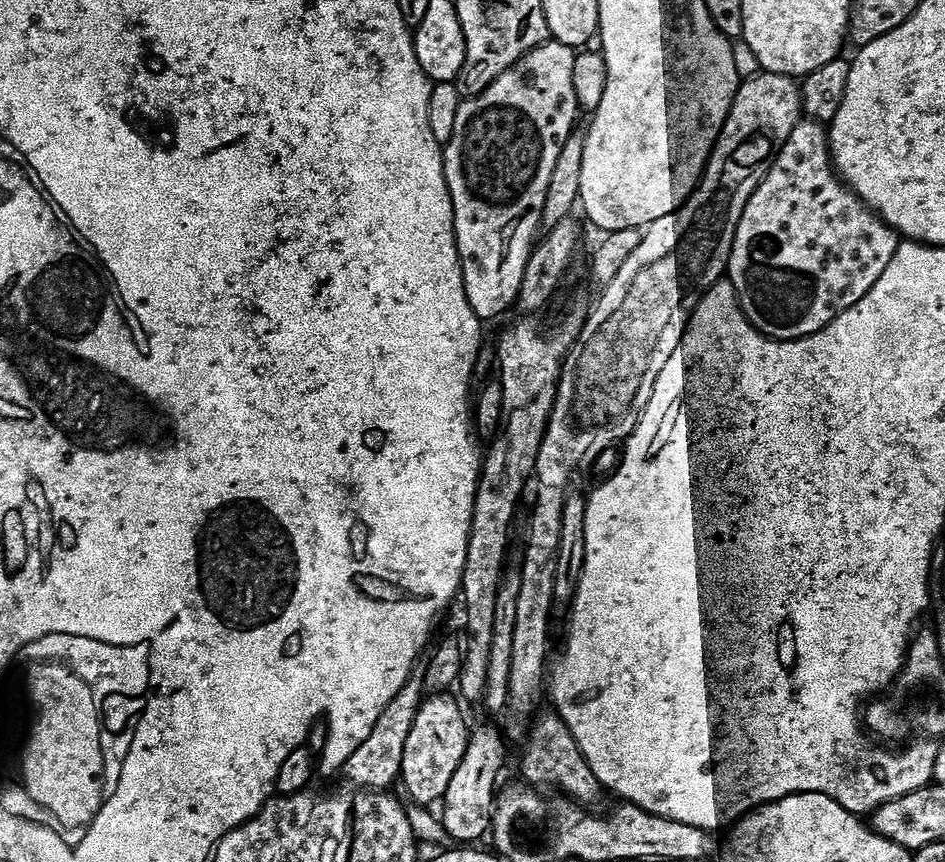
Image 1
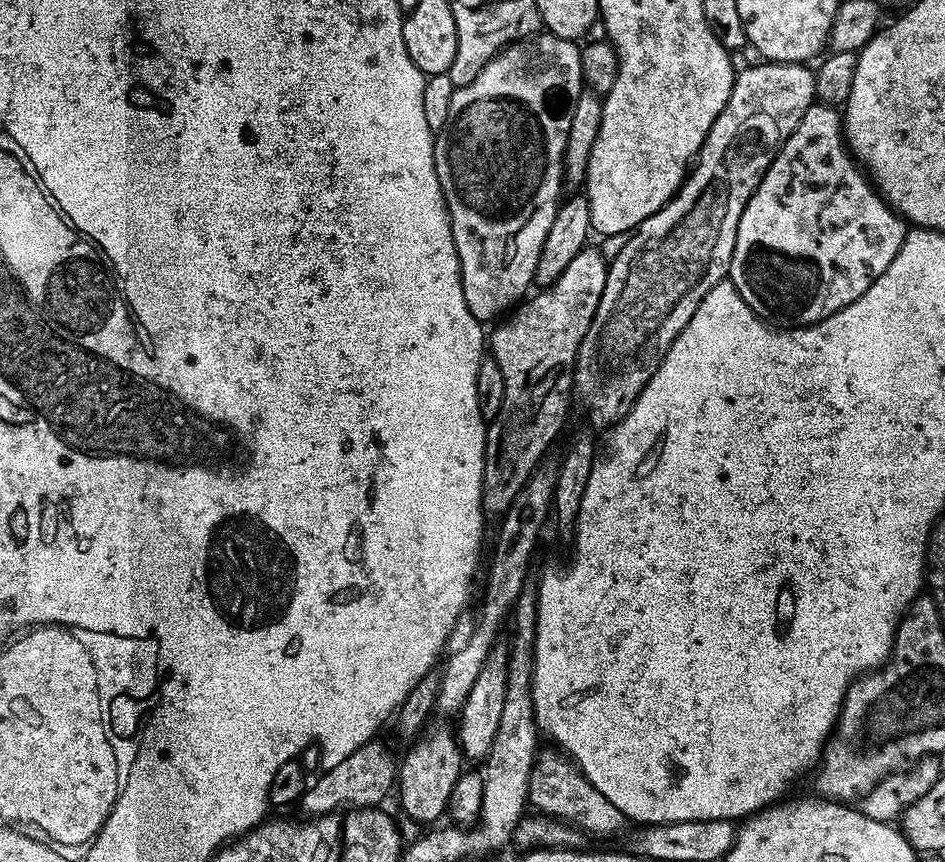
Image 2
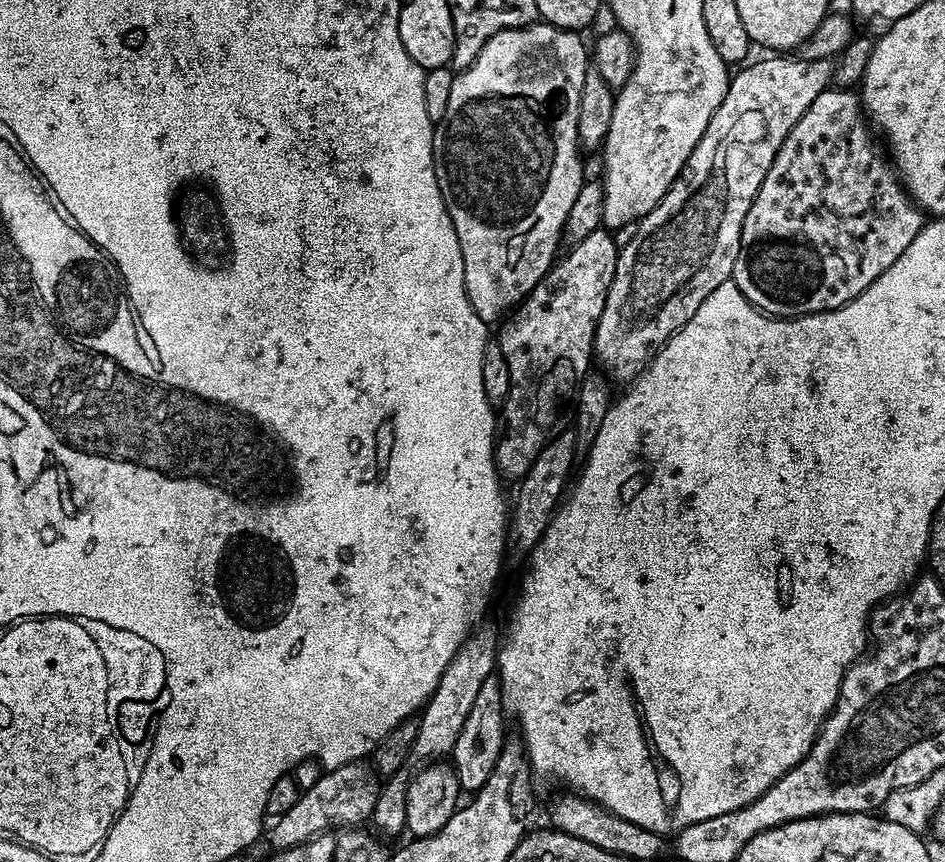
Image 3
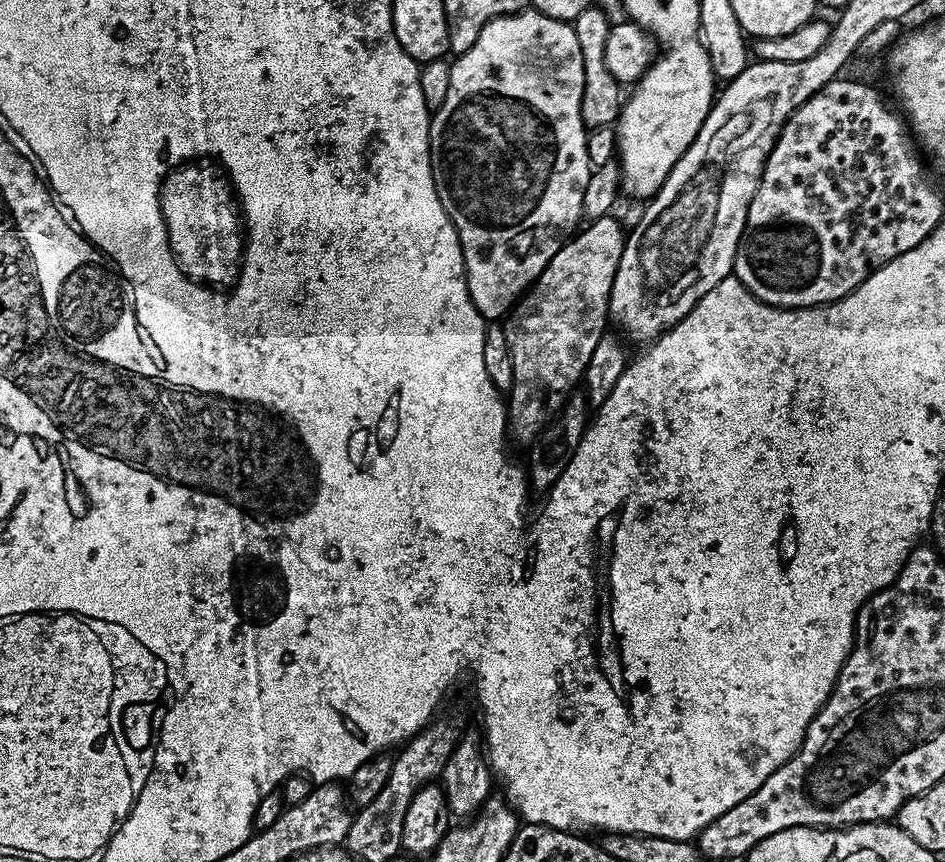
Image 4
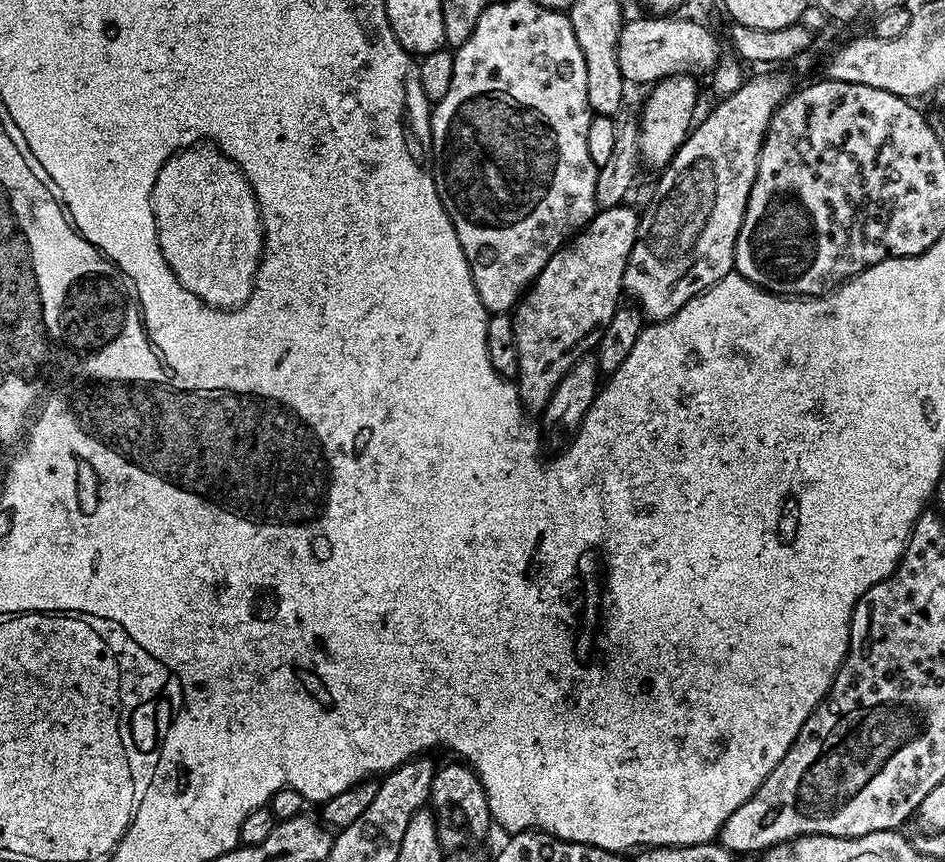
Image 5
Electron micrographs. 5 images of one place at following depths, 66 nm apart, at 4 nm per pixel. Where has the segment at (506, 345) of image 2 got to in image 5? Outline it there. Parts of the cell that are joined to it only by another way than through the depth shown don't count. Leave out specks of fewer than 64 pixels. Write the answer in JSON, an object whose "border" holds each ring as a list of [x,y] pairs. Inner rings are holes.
{"border":[[[628,207],[597,211],[592,221],[546,262],[511,313],[518,342],[520,402],[529,413],[543,413],[562,374],[577,358],[595,349],[600,333],[621,307],[628,255],[634,250],[641,218],[639,211]]]}

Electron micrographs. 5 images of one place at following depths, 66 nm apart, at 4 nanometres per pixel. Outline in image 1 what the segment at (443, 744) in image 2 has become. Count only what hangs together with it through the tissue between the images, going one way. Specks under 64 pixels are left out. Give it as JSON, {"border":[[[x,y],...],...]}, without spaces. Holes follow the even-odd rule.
{"border":[[[447,691],[425,695],[417,706],[410,734],[406,734],[406,746],[402,746],[399,783],[404,783],[408,796],[416,804],[432,804],[443,800],[446,785],[454,775],[462,754],[466,754],[469,725],[464,725],[461,701]]]}

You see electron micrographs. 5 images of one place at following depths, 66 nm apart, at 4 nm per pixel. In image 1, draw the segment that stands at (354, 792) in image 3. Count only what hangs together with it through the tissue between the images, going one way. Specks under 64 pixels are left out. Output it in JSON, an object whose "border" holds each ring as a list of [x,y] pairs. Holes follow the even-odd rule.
{"border":[[[413,671],[402,690],[398,690],[398,694],[390,698],[382,714],[378,714],[378,722],[374,722],[374,730],[370,730],[366,742],[362,742],[362,746],[358,746],[358,750],[354,750],[350,758],[346,758],[342,775],[348,779],[345,781],[349,785],[369,790],[388,790],[393,787],[392,783],[397,783],[402,762],[402,746],[406,746],[406,734],[410,734],[410,726],[414,722],[414,714],[420,705],[423,692],[423,671]]]}

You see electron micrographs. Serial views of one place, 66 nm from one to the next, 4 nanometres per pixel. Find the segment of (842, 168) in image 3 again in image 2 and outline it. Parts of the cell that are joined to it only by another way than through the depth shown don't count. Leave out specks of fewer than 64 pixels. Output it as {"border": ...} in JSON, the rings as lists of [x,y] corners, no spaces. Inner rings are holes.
{"border":[[[813,102],[806,110],[802,122],[794,130],[794,134],[786,138],[774,162],[760,179],[760,185],[754,189],[751,198],[746,202],[746,210],[742,210],[742,218],[738,222],[738,234],[734,242],[734,254],[728,267],[728,276],[732,285],[738,290],[738,294],[742,294],[746,306],[750,306],[750,310],[754,310],[754,314],[765,324],[782,328],[804,328],[808,324],[816,324],[826,316],[833,316],[838,310],[850,306],[850,302],[862,298],[862,294],[866,294],[866,290],[870,290],[873,282],[887,270],[890,262],[894,262],[894,254],[902,250],[902,242],[908,234],[909,229],[906,227],[904,217],[895,212],[887,200],[876,191],[876,185],[872,183],[868,173],[864,171],[856,157],[849,152],[848,142],[844,138],[841,109],[831,104]]]}

